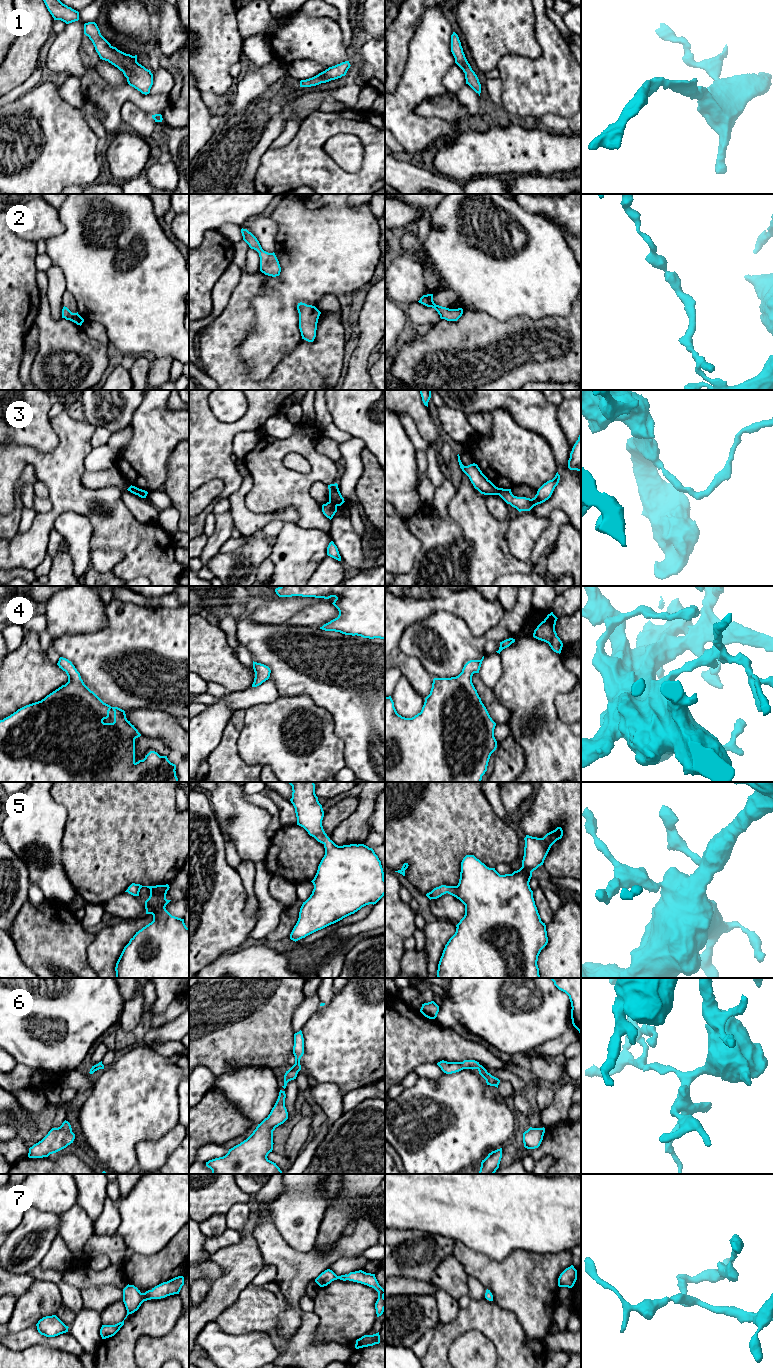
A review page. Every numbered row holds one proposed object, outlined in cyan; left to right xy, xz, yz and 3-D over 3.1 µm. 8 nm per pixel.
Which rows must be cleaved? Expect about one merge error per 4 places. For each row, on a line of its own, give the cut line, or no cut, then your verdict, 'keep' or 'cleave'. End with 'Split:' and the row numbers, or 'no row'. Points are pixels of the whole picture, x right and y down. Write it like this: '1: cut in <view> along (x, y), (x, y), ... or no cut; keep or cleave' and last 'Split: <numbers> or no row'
1: no cut; keep
2: no cut; keep
3: cut in xz along (329, 500), (336, 506); cleave
4: no cut; keep
5: no cut; keep
6: no cut; keep
7: no cut; keep
Split: 3

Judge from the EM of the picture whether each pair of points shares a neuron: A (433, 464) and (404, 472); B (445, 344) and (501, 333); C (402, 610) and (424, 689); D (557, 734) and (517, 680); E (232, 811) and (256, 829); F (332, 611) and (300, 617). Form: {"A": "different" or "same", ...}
{"A": "different", "B": "same", "C": "different", "D": "same", "E": "same", "F": "same"}

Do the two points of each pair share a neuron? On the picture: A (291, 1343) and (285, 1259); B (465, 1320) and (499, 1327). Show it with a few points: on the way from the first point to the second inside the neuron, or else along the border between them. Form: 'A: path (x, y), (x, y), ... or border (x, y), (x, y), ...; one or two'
A: border (302, 1316), (300, 1327), (288, 1339); two
B: path (473, 1320), (491, 1320); one

